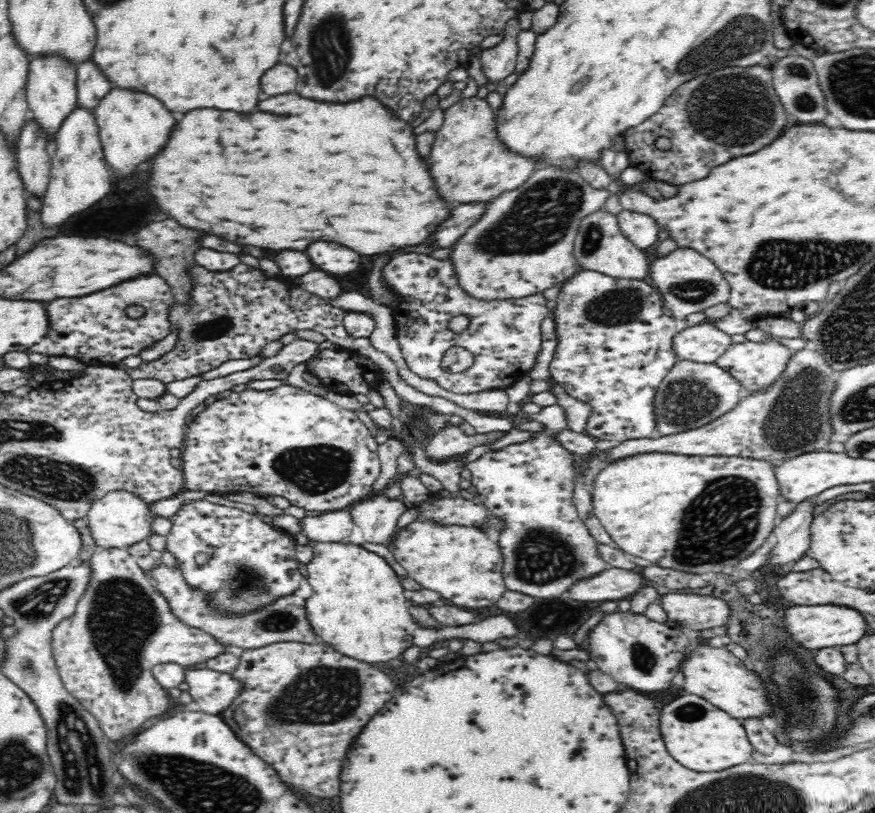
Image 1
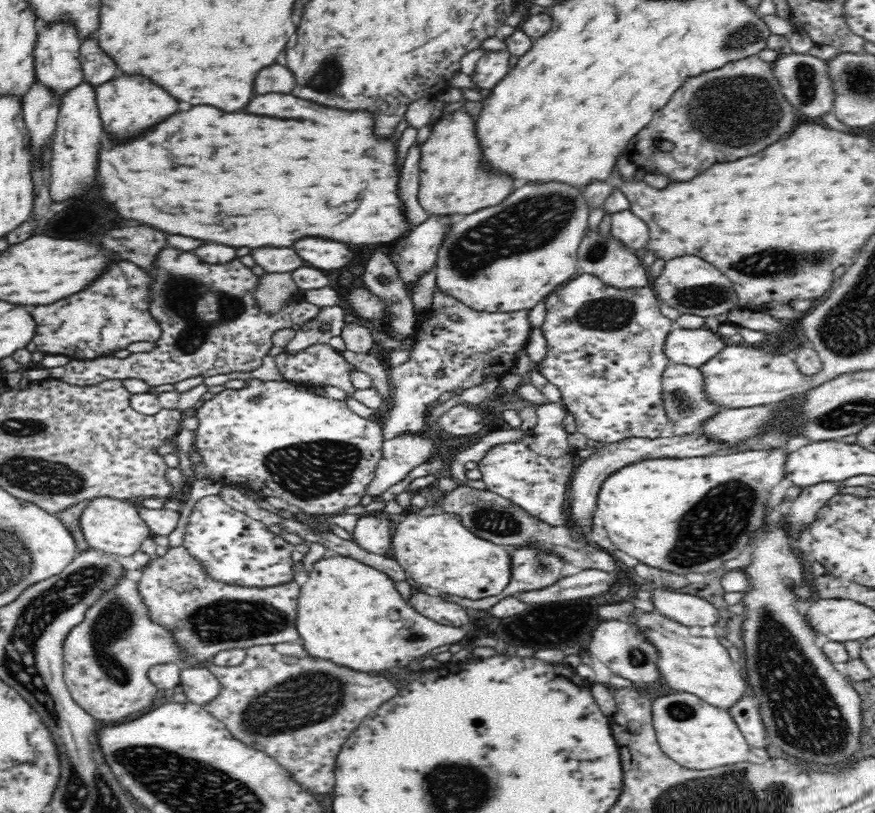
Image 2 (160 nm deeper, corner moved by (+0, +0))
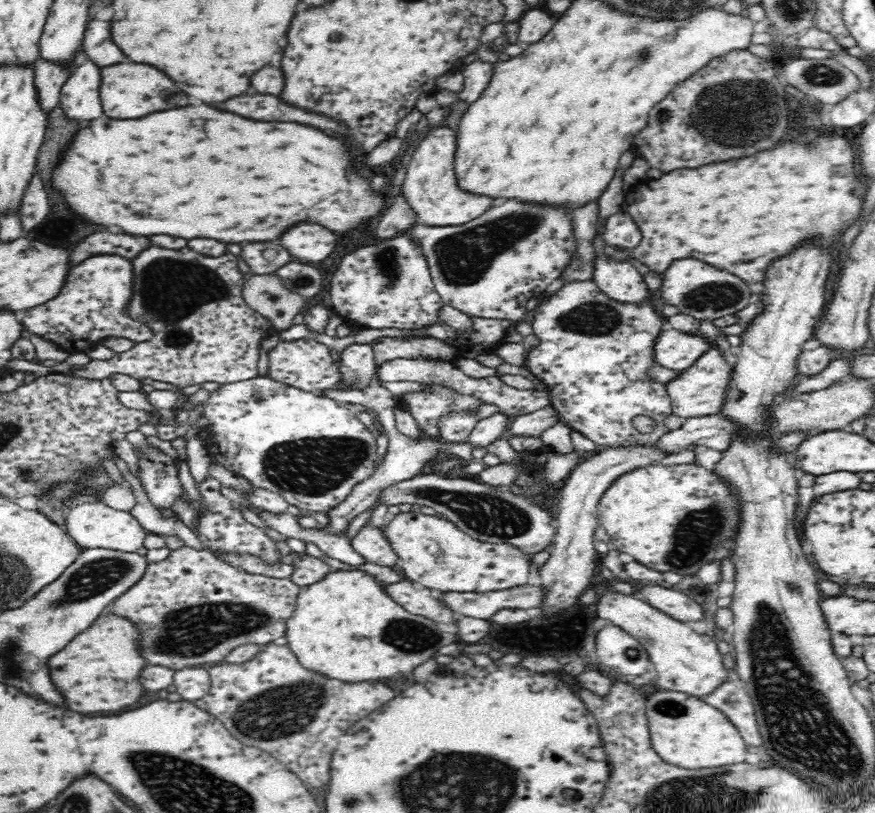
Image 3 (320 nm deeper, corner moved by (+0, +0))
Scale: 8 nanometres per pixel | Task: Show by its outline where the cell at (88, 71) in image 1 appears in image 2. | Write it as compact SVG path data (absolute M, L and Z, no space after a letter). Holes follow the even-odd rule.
M96 35L81 40L80 60L85 80L98 85L120 73L119 66L100 48Z

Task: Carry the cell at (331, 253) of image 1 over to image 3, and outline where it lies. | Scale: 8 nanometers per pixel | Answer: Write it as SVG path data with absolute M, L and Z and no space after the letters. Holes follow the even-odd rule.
M300 222L280 236L280 244L294 258L298 258L299 263L318 263L326 260L336 250L338 238L320 224Z

